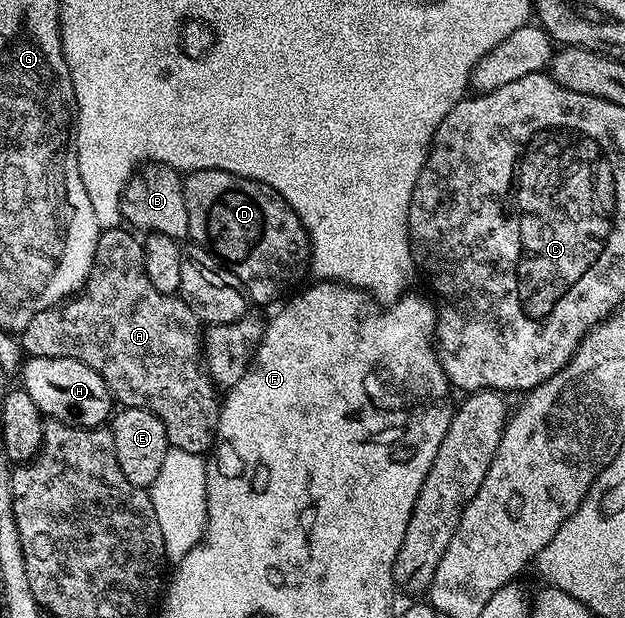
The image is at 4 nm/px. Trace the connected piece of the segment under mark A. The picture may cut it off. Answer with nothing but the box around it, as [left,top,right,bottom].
[21,227,221,455]

